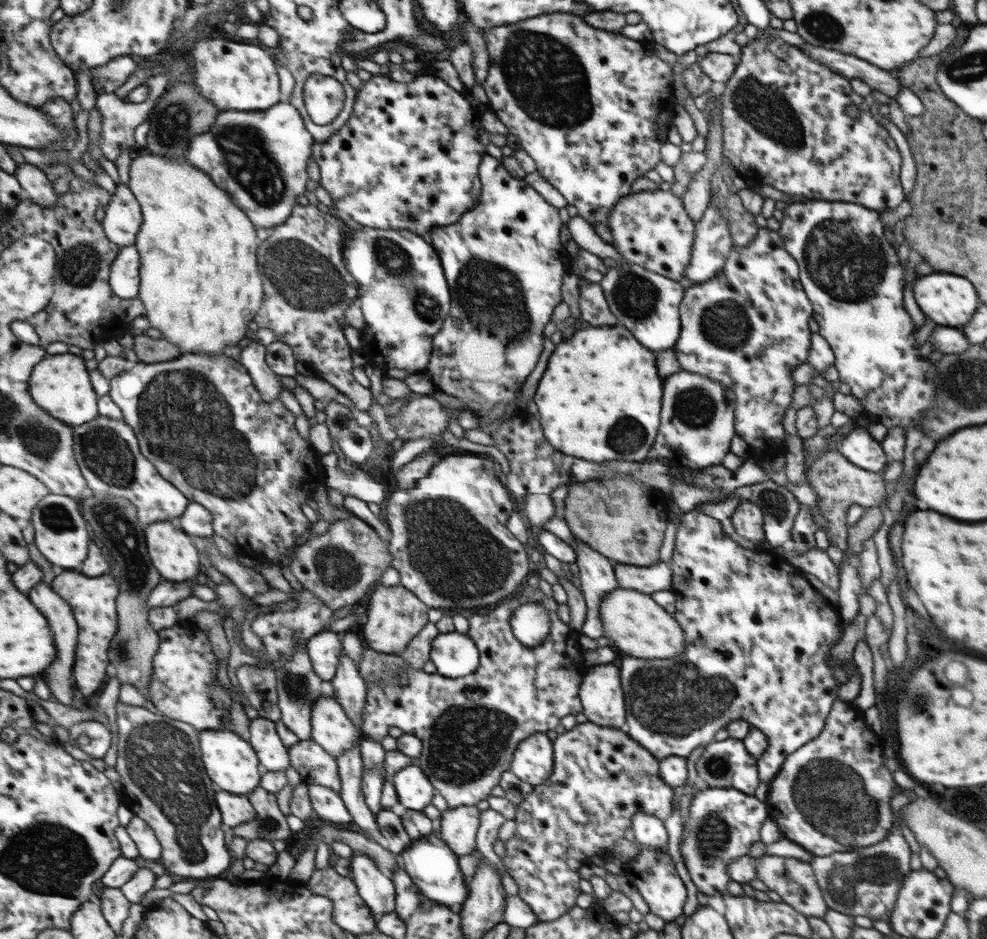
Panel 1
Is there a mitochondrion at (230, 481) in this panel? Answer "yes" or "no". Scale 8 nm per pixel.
yes

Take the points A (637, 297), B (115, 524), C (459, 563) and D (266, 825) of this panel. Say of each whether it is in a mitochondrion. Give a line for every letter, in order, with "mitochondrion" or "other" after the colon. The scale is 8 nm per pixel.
A: mitochondrion
B: mitochondrion
C: mitochondrion
D: mitochondrion

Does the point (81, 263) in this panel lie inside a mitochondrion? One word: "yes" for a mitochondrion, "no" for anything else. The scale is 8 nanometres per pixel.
yes

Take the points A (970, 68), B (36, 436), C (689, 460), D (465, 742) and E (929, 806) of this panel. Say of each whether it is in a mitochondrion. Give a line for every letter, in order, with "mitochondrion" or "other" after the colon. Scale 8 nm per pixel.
A: mitochondrion
B: mitochondrion
C: other
D: mitochondrion
E: other

